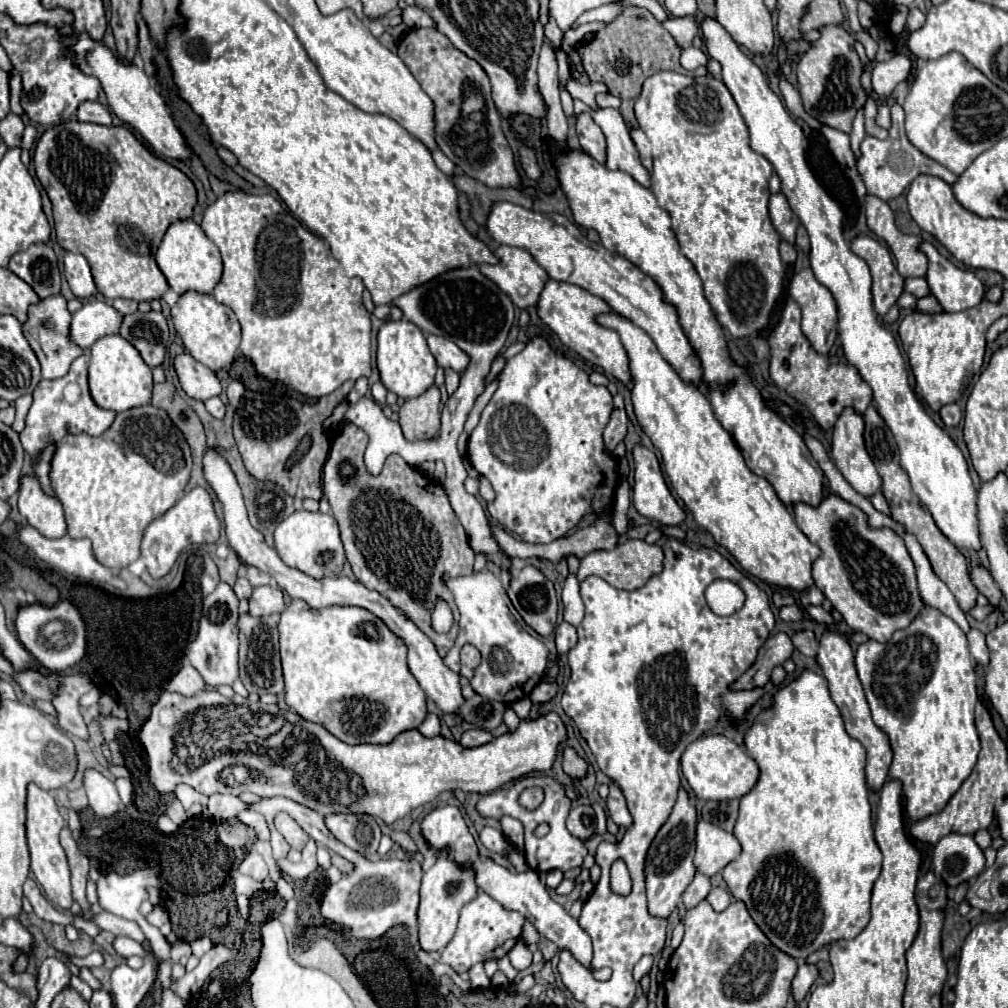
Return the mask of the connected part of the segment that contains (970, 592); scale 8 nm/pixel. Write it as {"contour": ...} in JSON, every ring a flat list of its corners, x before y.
{"contour":[[870,405,864,413,864,421,866,421,866,431,864,431,864,439,866,439,866,449,878,469,878,475,882,477,882,493,890,505,890,515,892,519,896,519,898,523,902,523,910,533,916,535,916,539,920,541,924,553,928,555,934,573,948,585,948,589,954,593,958,605,962,611,970,611,972,607,976,607,976,597,978,597,978,589,974,589,974,583,970,581,970,569,968,569,968,561,962,555,962,551,936,527,930,511,922,509,922,503,918,501,918,497,914,495,912,487,910,487,910,479,906,475,906,471,900,467,900,453,896,447,896,441,890,433,890,429,886,427,884,419,878,415,876,407]]}

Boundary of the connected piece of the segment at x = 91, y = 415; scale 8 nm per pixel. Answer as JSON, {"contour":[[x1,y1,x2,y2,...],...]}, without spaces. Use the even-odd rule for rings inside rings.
{"contour":[[82,353,70,367,70,371,54,381,40,381,34,389,34,403,26,415,26,427,20,433,24,451,34,459,50,441,60,441,66,433,102,435,114,421,116,413,100,409,88,391,88,353]]}

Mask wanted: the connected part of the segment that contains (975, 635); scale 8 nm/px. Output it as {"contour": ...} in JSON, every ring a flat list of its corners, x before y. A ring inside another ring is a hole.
{"contour":[[970,629,970,633,966,633,966,637,968,637,970,653,976,659,976,663,988,665,988,649,986,649,986,641,984,641,984,633,978,629]]}

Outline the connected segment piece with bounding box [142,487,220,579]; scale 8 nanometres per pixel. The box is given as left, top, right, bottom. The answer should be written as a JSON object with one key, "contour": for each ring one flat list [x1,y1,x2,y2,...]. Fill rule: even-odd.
{"contour":[[194,487,192,491,182,495,180,501,172,509,168,509,162,517,154,519,146,527,144,539,142,539,142,561,146,563,146,569,154,579,162,579,164,575,168,575,168,571,172,569,172,565,176,563,184,547,192,543,200,543,200,545,216,543,218,537,220,537,220,523,214,513,212,499,206,489]]}

